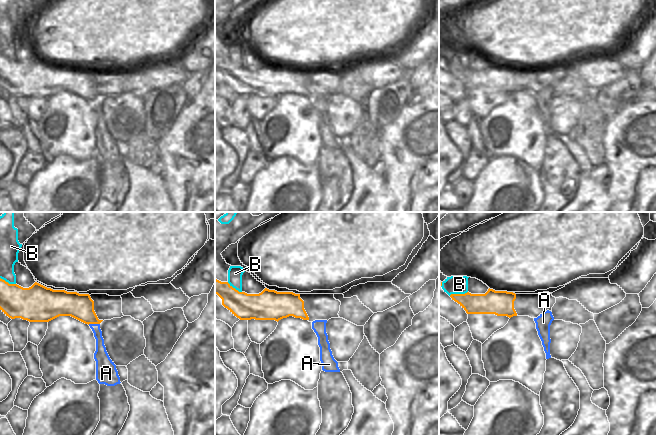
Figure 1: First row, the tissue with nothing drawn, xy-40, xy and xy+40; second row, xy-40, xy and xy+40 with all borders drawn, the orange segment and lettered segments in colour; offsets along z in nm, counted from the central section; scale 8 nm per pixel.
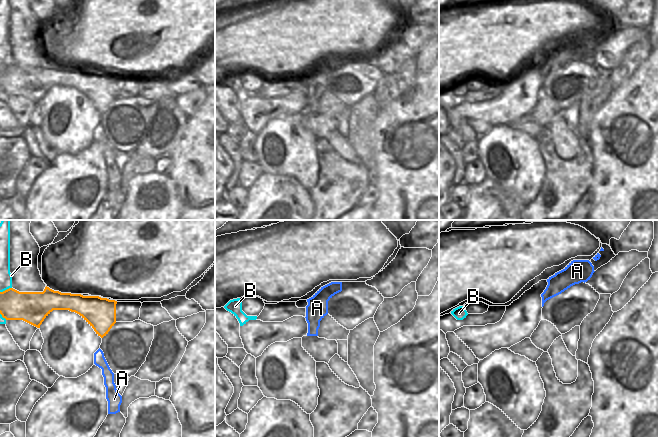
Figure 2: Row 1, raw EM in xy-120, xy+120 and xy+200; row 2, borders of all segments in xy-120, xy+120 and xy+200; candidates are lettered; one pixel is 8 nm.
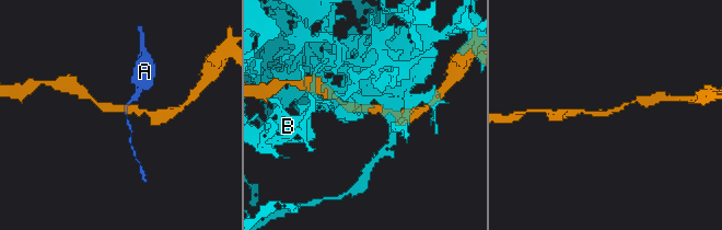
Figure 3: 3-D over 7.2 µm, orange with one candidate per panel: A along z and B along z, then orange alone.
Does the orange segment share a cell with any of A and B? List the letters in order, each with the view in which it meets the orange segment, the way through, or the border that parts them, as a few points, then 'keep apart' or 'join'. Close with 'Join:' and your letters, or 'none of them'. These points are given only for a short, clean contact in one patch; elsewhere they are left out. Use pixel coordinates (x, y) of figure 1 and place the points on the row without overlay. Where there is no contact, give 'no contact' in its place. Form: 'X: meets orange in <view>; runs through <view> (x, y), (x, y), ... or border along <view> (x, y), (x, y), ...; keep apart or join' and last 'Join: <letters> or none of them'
A: meets orange in xy-40; border along xy-40 (99, 99), (88, 100); keep apart
B: meets orange in xy+40; keep apart
Join: none of them

